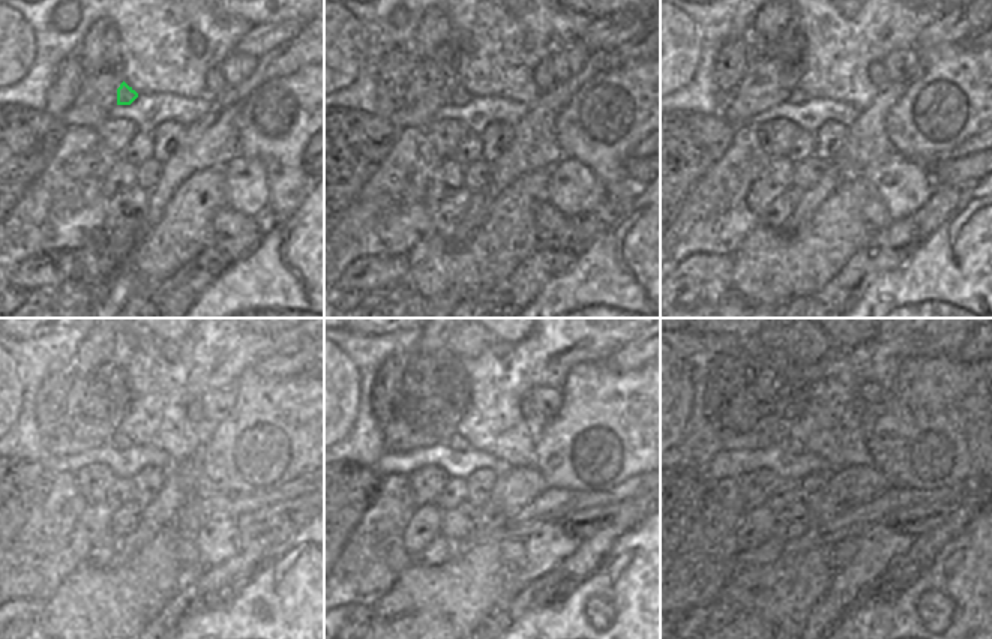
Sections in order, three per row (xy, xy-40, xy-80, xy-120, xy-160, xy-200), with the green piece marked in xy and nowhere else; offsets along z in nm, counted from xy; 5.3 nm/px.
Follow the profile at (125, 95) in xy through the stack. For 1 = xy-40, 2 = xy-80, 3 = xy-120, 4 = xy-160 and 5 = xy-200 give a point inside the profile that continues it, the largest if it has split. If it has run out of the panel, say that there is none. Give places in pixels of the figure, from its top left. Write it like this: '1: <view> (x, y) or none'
1: xy-40 (461, 96)
2: xy-80 (797, 96)
3: xy-120 (122, 441)
4: xy-160 (456, 441)
5: xy-200 (790, 446)

